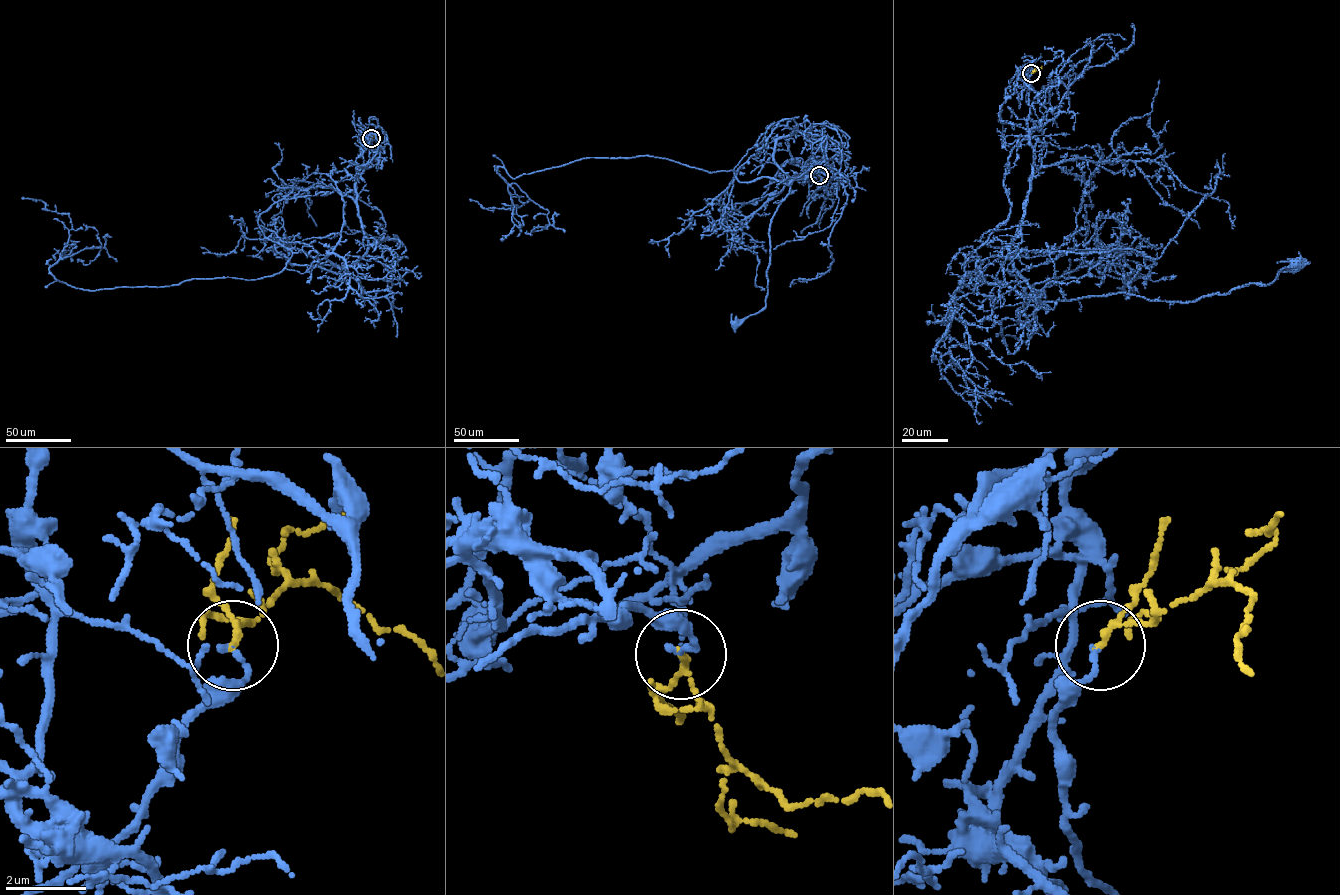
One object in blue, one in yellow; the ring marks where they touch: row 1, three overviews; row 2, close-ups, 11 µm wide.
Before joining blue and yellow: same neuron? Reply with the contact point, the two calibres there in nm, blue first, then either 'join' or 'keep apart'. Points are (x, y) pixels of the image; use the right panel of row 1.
(1031, 73) | 140/120 nm | join

